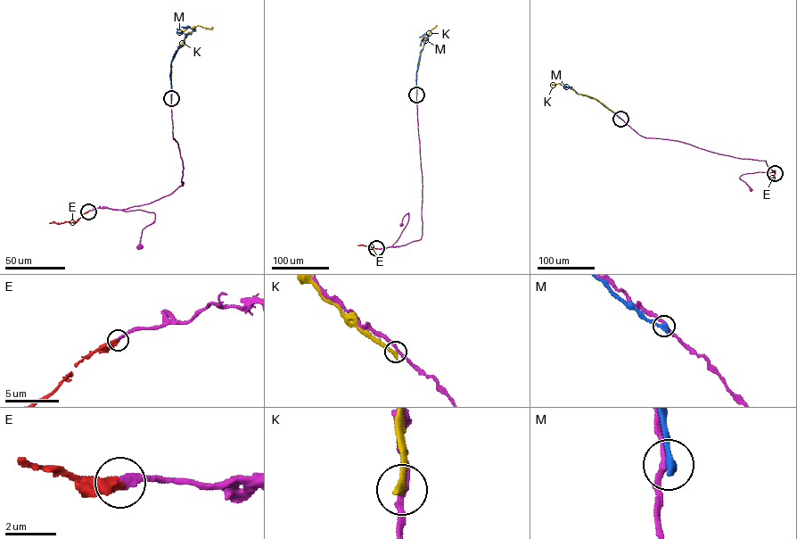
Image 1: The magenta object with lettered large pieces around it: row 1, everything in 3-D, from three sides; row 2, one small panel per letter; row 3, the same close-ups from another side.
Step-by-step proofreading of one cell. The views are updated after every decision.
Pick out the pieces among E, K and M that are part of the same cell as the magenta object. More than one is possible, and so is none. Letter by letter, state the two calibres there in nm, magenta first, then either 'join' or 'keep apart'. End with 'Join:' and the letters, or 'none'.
E: calibres 280 and 480 nm; join
K: calibres 220 and 340 nm; keep apart
M: calibres 240 and 440 nm; keep apart
Join: E

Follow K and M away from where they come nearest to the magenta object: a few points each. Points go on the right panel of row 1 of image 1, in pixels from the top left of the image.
K: (620, 119), (596, 99), (579, 94), (563, 85), (552, 84)
M: (620, 118), (595, 99), (563, 85)

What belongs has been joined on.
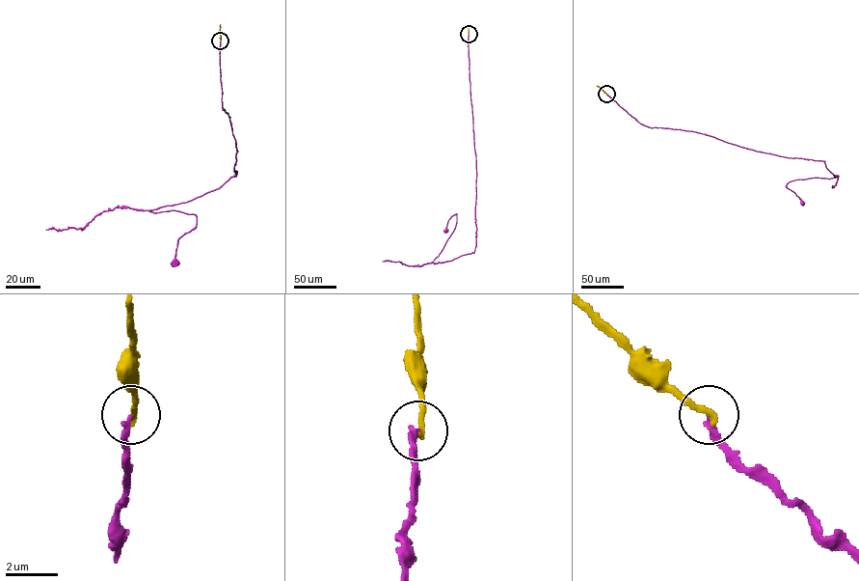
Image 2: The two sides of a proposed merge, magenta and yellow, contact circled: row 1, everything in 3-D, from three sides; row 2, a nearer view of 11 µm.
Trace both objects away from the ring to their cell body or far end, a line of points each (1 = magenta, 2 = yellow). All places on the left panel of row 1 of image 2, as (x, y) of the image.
1: (221, 41), (221, 100), (237, 171), (186, 202), (147, 210), (197, 216), (196, 226), (178, 240), (174, 262)
2: (221, 41), (220, 24)

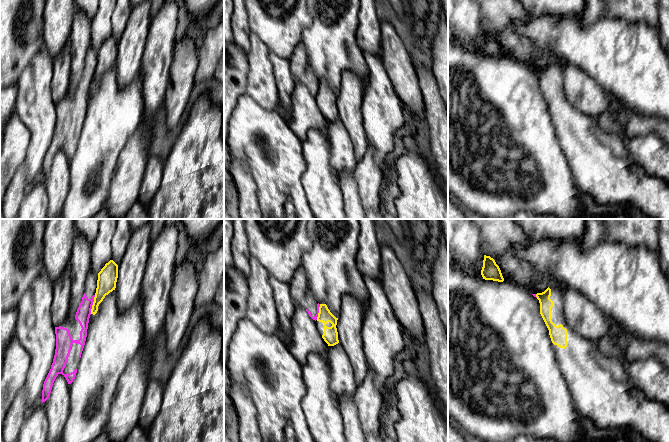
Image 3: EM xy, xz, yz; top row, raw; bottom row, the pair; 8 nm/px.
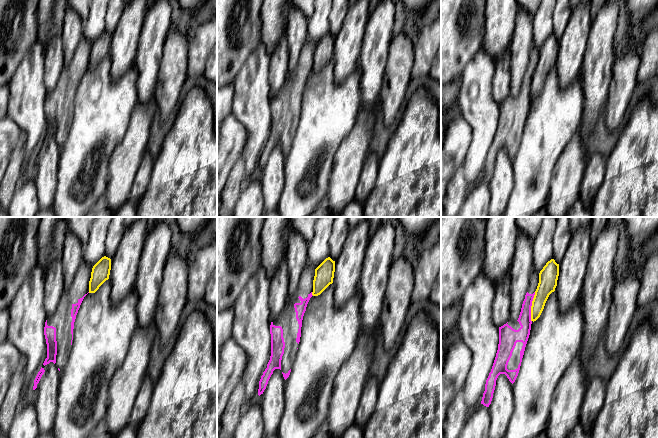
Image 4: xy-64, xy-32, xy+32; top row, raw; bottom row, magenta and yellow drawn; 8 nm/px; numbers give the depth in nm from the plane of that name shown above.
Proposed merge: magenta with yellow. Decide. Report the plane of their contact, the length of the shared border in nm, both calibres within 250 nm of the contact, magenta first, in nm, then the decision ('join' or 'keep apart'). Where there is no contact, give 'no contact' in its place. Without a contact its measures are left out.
meets magenta in xy; contact 160 nm long; 120 nm thick on the magenta side, 160 nm on the other; keep apart

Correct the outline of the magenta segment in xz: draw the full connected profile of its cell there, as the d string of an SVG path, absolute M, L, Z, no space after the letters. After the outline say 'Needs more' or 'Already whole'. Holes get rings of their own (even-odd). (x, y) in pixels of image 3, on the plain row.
M302 43L295 47L292 56L288 60L294 80L304 84L309 92L316 97L320 80L310 67L306 49Z. Needs more

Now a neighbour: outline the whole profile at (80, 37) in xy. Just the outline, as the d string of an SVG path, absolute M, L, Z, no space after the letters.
M81 9L73 16L69 38L71 54L71 74L69 93L74 95L84 71L85 59L91 44L92 20Z

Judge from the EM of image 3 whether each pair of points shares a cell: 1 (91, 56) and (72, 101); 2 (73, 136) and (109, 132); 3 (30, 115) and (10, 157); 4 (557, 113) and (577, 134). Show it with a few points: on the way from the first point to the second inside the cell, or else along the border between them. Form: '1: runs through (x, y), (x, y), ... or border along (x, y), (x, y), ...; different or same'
1: runs through (89, 67), (83, 90); same
2: border along (80, 134), (76, 144); different
3: border along (14, 113), (30, 133), (28, 148); different
4: runs through (562, 118), (573, 129); same

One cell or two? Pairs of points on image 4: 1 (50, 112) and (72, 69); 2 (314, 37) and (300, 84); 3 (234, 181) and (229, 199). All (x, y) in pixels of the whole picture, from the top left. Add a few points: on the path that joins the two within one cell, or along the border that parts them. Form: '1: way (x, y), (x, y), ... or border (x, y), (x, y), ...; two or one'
1: way (60, 101), (69, 80); one
2: border (307, 40), (314, 45); two
3: way (234, 185), (229, 195); one

